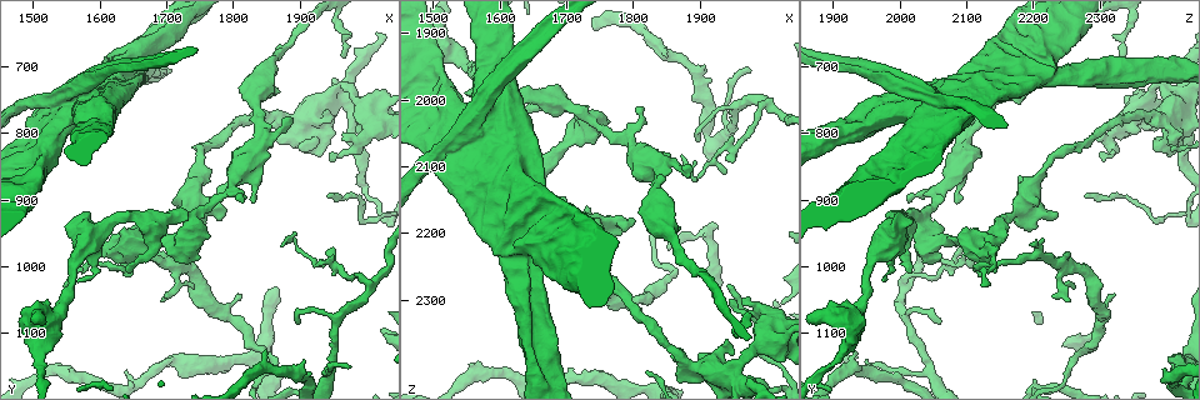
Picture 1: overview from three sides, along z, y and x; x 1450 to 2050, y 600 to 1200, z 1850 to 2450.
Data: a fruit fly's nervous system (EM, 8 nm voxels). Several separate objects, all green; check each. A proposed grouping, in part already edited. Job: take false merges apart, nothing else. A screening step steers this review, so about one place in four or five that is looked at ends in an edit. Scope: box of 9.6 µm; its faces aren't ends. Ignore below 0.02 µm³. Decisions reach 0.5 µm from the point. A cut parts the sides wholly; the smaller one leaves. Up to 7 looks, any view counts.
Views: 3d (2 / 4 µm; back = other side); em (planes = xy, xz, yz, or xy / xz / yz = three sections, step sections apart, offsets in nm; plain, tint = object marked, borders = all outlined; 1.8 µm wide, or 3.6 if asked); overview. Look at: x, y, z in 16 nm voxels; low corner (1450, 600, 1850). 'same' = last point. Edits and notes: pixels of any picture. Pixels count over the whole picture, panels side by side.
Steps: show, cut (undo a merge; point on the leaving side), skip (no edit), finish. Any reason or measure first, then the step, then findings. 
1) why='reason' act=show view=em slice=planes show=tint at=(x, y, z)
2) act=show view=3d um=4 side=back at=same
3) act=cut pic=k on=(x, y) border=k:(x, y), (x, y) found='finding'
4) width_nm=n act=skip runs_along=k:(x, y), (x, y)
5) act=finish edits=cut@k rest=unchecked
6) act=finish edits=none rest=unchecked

why='calibre changes' act=show view=3d um=4 at=(1610, 715, 2180)

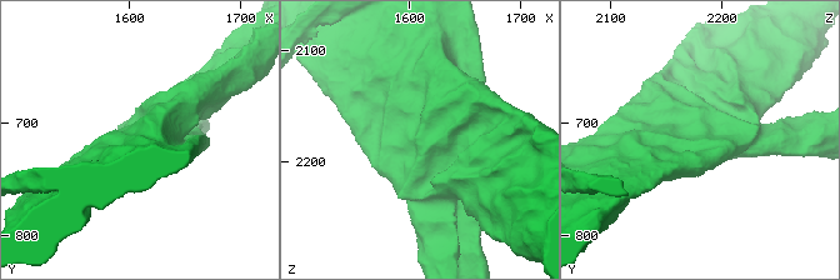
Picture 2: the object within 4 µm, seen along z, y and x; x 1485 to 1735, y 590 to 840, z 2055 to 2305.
act=show view=em um=3.6 slice=planes show=tint at=(1608, 718, 2180)

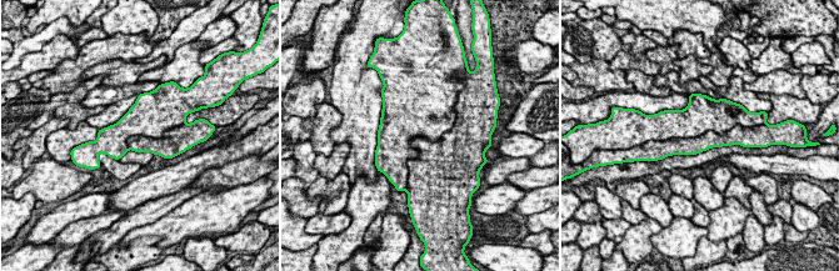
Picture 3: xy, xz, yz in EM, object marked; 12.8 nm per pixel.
act=cut pic=3 on=(429, 151) found='two neurons meet here'

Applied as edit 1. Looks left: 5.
act=show view=overview

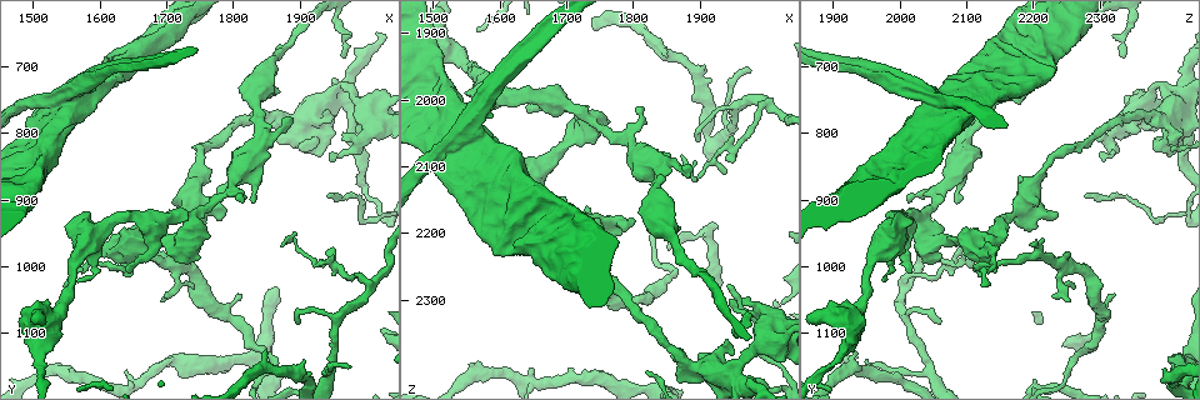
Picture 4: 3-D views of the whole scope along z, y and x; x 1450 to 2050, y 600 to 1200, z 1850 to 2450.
why='calibre changes' act=show view=em um=3.6 slice=planes show=tint at=(1945, 750, 2420)

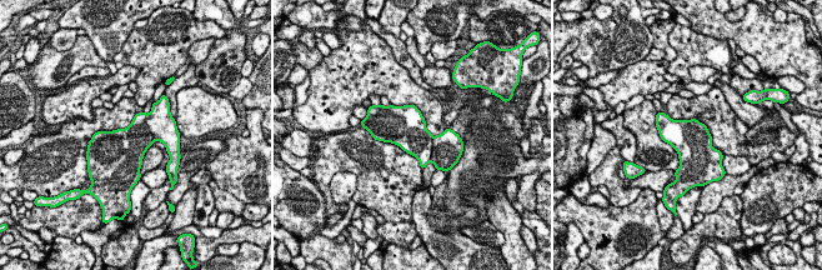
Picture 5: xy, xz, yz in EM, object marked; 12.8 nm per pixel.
act=cut pic=5 on=(163, 126) border=5:(149, 114), (146, 125), (155, 139) found='two neurons meet here'

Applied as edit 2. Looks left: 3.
why='see it whole again' act=show view=overview

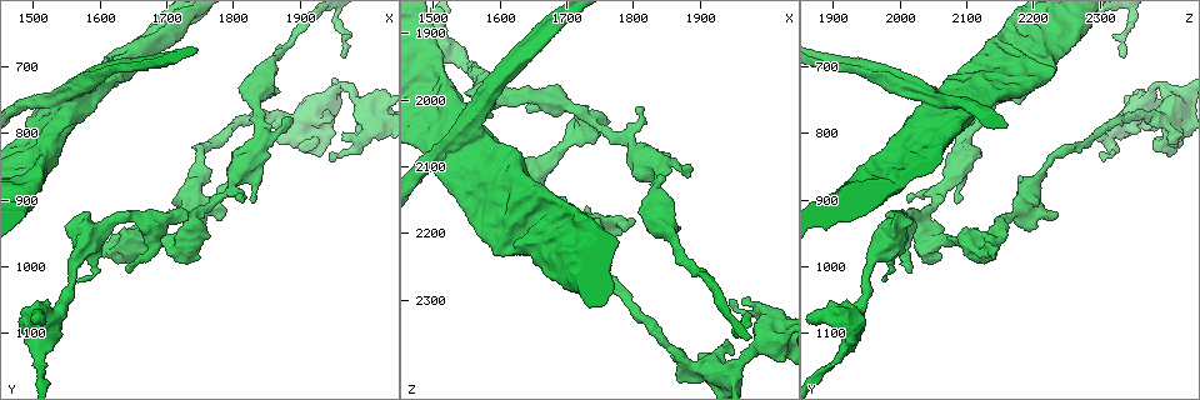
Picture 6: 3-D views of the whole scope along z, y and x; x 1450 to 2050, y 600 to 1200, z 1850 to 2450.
why='touches itself' act=show view=em um=3.6 slice=planes show=tint at=(1550, 745, 2045)

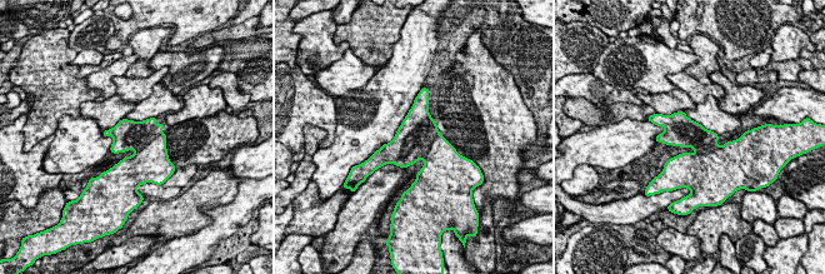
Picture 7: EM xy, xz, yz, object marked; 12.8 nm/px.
act=cut pic=7 on=(696, 136) border=7:(719, 147), (708, 152), (695, 152) found='a second neuron is stuck on'

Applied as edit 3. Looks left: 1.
act=finish edits=cut@3,cut@5,cut@7 rest=unchecked

